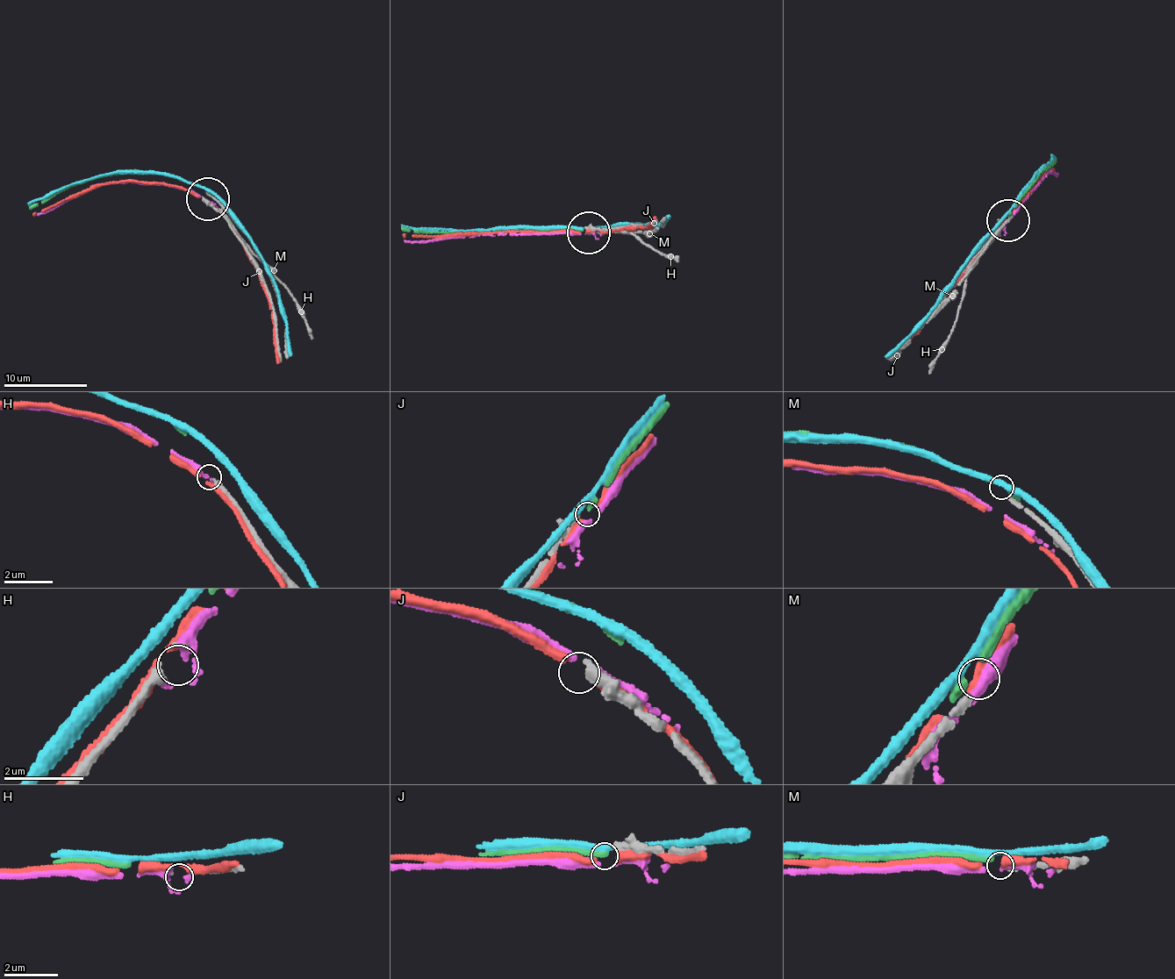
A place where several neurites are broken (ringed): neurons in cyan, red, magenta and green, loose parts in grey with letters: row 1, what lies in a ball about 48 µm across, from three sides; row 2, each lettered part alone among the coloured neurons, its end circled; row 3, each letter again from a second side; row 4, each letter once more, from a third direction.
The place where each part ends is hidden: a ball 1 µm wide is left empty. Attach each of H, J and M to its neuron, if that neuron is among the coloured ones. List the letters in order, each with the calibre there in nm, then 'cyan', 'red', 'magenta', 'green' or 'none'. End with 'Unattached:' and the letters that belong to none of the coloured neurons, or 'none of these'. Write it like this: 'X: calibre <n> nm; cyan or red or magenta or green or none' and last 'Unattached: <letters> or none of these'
H: calibre 200 nm; magenta
J: calibre 280 nm; none
M: calibre 180 nm; none
Unattached: J, M

